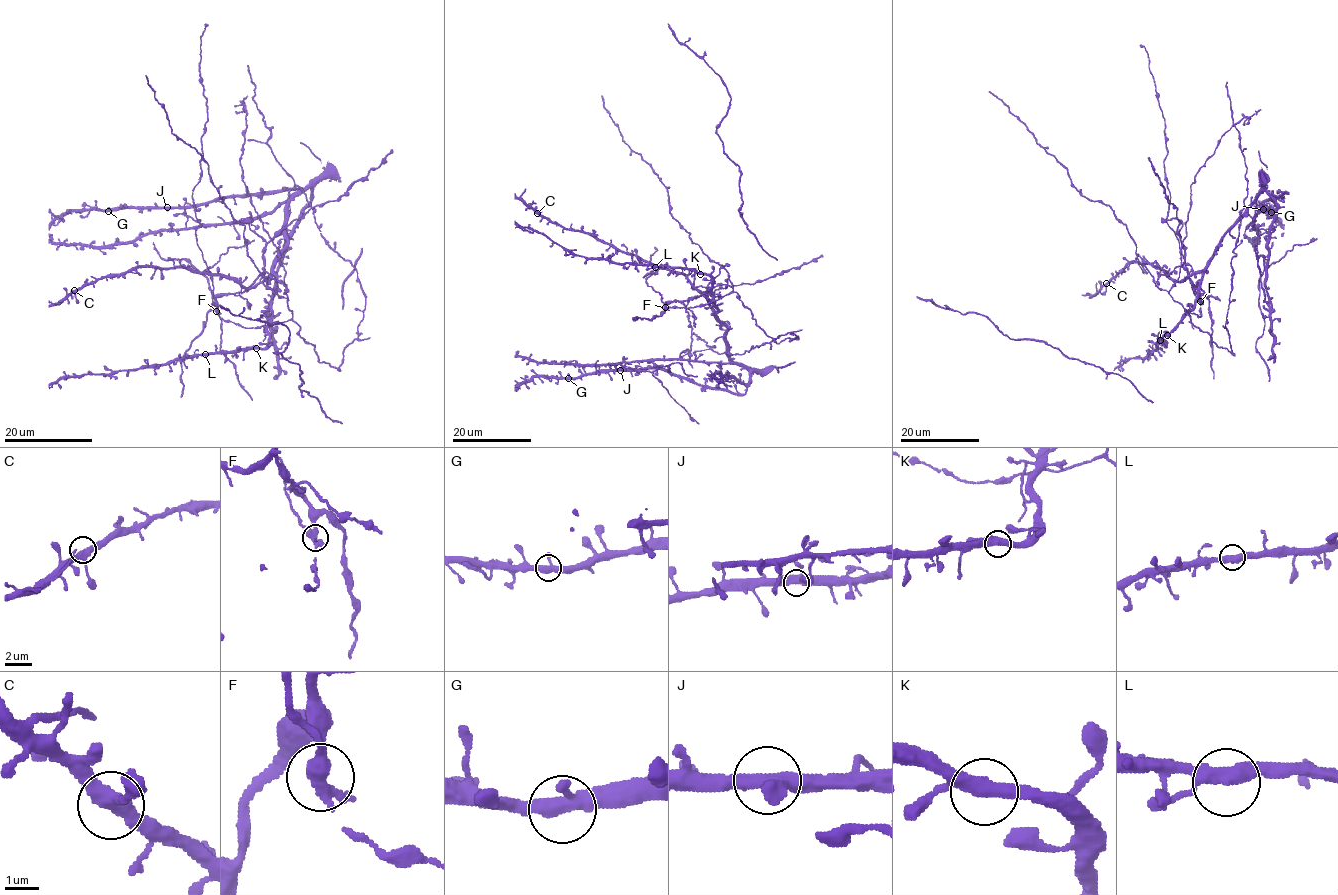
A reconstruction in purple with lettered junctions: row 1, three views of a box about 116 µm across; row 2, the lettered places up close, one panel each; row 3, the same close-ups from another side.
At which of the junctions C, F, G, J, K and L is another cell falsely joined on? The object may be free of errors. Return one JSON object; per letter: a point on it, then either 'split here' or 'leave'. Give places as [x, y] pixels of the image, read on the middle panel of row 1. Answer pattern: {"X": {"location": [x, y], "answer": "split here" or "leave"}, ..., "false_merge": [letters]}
{"C": {"location": [537, 213], "answer": "leave"}, "F": {"location": [665, 307], "answer": "split here"}, "G": {"location": [568, 378], "answer": "leave"}, "J": {"location": [620, 370], "answer": "leave"}, "K": {"location": [700, 274], "answer": "leave"}, "L": {"location": [655, 267], "answer": "leave"}, "false_merge": ["F"]}

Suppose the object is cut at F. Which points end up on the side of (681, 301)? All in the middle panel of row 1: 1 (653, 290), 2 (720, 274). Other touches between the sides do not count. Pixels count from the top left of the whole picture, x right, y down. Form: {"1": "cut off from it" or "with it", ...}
{"1": "cut off from it", "2": "with it"}

